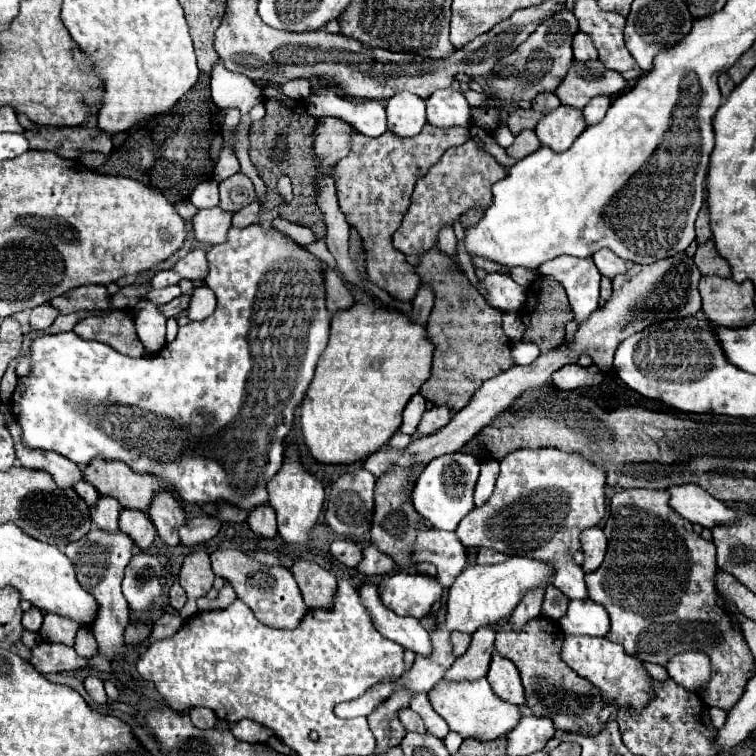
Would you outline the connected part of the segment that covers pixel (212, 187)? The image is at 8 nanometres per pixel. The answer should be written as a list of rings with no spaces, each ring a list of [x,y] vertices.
[[[203,181],[191,193],[191,203],[197,209],[217,207],[219,205],[219,183],[217,181]]]

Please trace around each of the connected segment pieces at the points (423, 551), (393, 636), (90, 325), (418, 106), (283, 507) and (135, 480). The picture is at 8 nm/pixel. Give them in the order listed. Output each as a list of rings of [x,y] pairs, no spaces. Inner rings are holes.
[[[425,529],[419,531],[413,545],[413,561],[433,563],[437,567],[437,581],[443,587],[451,587],[467,565],[467,553],[453,531]]]
[[[365,583],[359,589],[359,595],[363,599],[363,605],[371,613],[375,629],[383,637],[399,643],[401,647],[413,651],[415,655],[421,655],[421,657],[431,655],[433,645],[431,645],[431,639],[429,639],[429,631],[425,631],[415,617],[401,617],[401,615],[389,611],[377,595],[377,585]]]
[[[113,311],[111,315],[103,315],[103,317],[93,315],[93,317],[81,319],[73,331],[81,339],[101,341],[129,357],[141,357],[145,351],[135,333],[133,315],[129,311]]]
[[[399,91],[393,97],[387,99],[387,127],[389,131],[401,135],[401,137],[413,137],[417,135],[423,125],[427,123],[425,117],[425,99],[409,93]]]
[[[295,449],[287,451],[285,463],[279,469],[279,473],[275,475],[275,479],[269,481],[267,491],[269,491],[269,505],[277,513],[277,531],[281,535],[281,539],[285,543],[293,543],[293,545],[309,543],[311,541],[309,533],[315,527],[317,517],[323,509],[325,493],[323,493],[323,485],[301,467],[301,461],[299,461],[299,455]]]
[[[93,459],[93,463],[85,467],[85,481],[89,481],[99,495],[115,497],[123,509],[133,511],[149,511],[159,489],[157,479],[153,487],[151,475],[137,475],[121,461],[103,459]]]

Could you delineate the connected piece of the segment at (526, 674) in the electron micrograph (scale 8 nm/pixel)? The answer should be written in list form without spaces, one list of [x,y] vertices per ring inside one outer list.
[[[541,615],[533,623],[527,623],[521,635],[501,625],[497,631],[495,649],[515,663],[525,687],[527,707],[533,711],[533,715],[549,717],[553,725],[563,733],[599,735],[605,729],[605,723],[599,721],[599,713],[603,709],[603,695],[595,685],[573,673],[571,667],[561,661],[559,653],[563,643],[563,631],[559,625],[553,623],[553,619]]]

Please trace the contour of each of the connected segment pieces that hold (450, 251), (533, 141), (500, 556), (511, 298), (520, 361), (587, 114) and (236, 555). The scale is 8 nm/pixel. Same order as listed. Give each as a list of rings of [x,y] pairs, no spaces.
[[[445,225],[445,227],[439,231],[439,243],[441,243],[441,251],[445,251],[447,255],[455,255],[457,237],[455,237],[451,225]]]
[[[521,131],[521,135],[515,137],[515,143],[511,147],[507,147],[507,155],[513,159],[523,159],[527,155],[531,155],[533,151],[537,151],[541,147],[535,131]]]
[[[479,549],[479,553],[477,553],[477,563],[481,563],[481,565],[487,565],[487,563],[503,563],[507,559],[507,555],[505,553],[499,553],[499,551],[495,551],[495,549]]]
[[[489,273],[489,279],[481,281],[491,307],[501,311],[519,311],[525,303],[525,287],[517,285],[511,277]]]
[[[520,341],[511,347],[511,359],[515,365],[531,365],[537,357],[539,349],[534,343]]]
[[[595,97],[593,101],[589,101],[589,103],[585,105],[585,109],[583,109],[585,123],[587,123],[587,125],[597,125],[597,123],[605,117],[609,105],[611,105],[611,99],[609,99],[609,97]]]
[[[235,549],[211,553],[211,567],[217,577],[231,583],[237,597],[249,605],[249,609],[255,613],[255,617],[261,623],[277,629],[295,629],[301,623],[301,619],[307,615],[307,605],[303,603],[301,591],[289,569],[261,565],[253,557]]]

